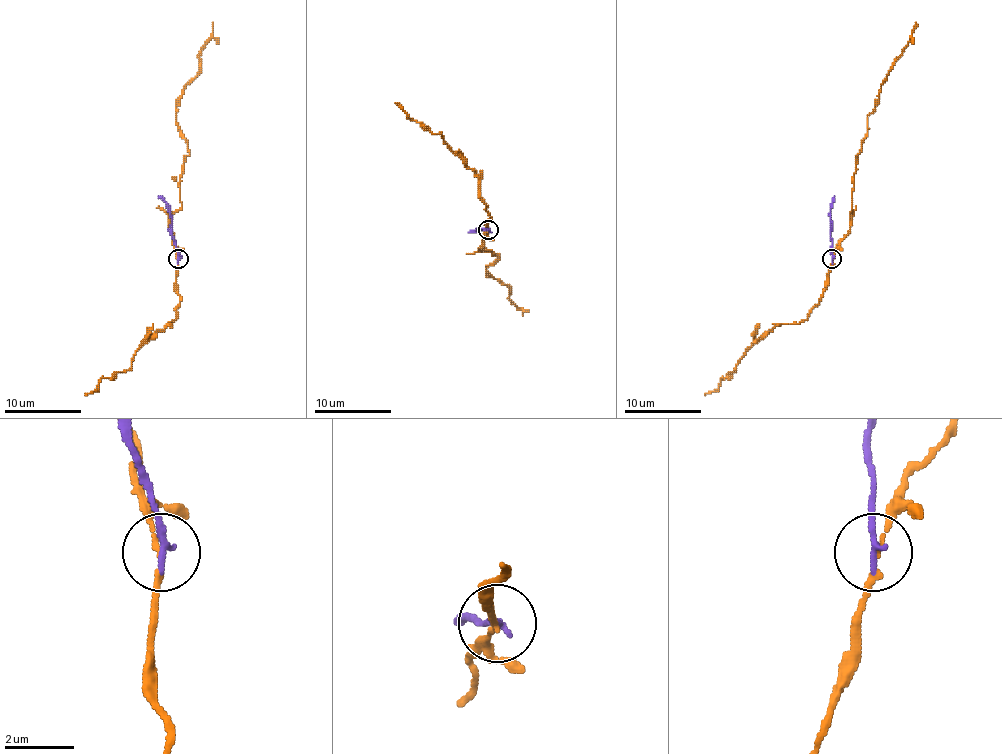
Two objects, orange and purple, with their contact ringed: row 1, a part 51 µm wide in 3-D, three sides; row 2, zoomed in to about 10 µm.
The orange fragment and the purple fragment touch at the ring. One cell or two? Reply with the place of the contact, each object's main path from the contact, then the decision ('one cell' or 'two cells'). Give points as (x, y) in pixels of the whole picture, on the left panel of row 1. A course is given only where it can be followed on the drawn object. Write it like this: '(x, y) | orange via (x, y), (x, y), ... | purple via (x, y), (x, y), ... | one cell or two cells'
(178, 258) | orange via (178, 258), (168, 219), (181, 206), (180, 175), (189, 150), (176, 121), (176, 101), (199, 70), (212, 22) | purple via (178, 258), (170, 208), (158, 196) | two cells

